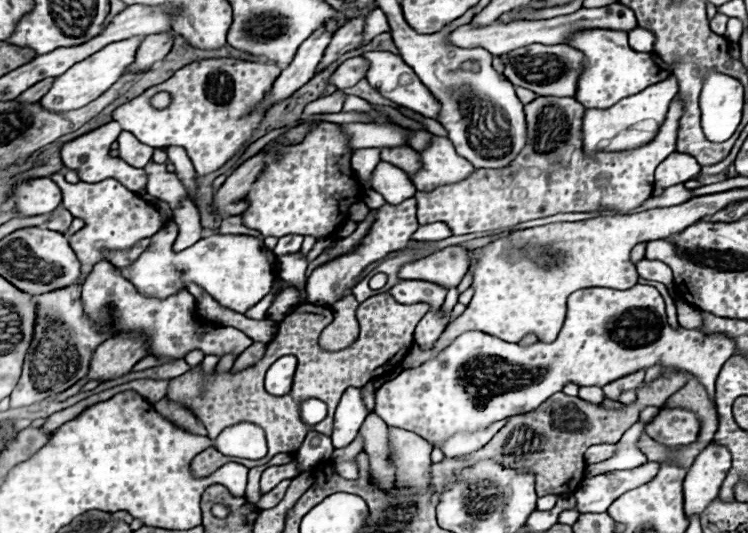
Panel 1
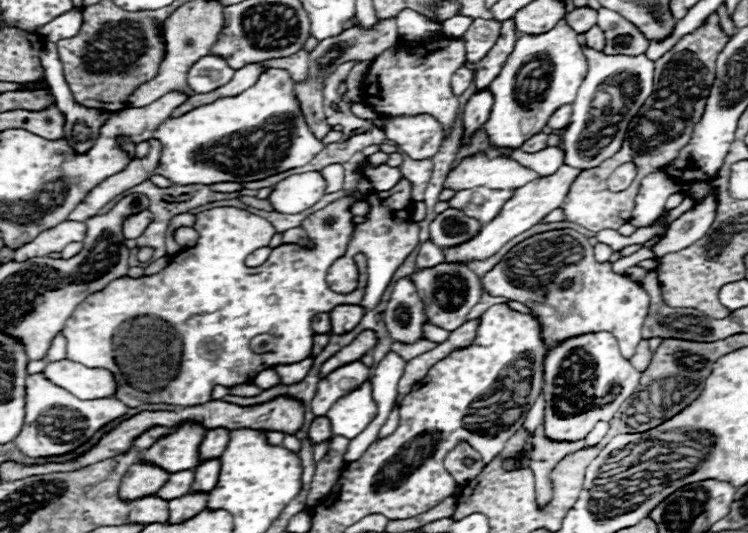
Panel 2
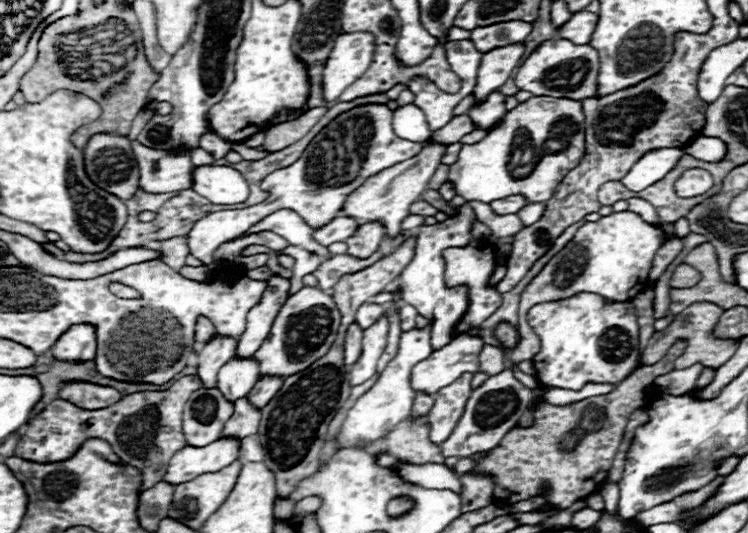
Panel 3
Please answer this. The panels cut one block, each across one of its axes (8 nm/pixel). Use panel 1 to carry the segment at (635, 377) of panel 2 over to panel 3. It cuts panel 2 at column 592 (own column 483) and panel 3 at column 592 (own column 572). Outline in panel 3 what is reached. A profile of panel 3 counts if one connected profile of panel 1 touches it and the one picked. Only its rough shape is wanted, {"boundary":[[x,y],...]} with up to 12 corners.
{"boundary":[[630,300],[536,304],[540,388],[618,384],[640,340]]}

